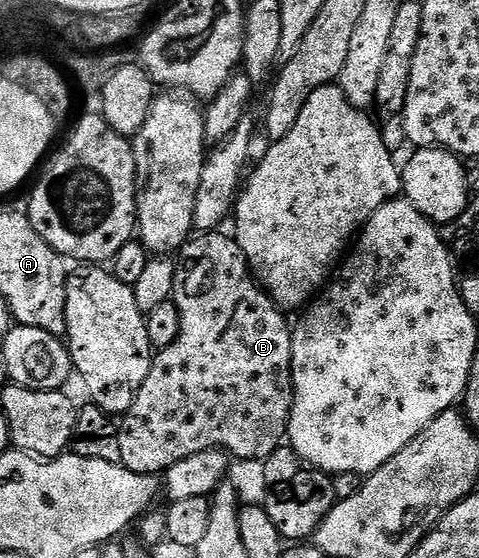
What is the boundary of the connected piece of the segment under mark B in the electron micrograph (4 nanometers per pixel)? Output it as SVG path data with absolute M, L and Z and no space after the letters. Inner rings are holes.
M203 233L198 237L192 238L190 241L183 244L181 250L177 255L177 262L175 263L175 294L173 296L173 302L177 305L177 309L179 310L180 317L180 329L179 336L177 337L177 341L173 345L169 345L165 348L165 350L158 352L152 358L151 368L149 369L149 377L145 377L145 385L141 385L141 389L137 393L137 397L133 401L133 405L129 405L129 409L124 415L118 420L117 426L119 429L119 444L121 445L121 457L119 458L119 462L123 464L123 466L128 467L130 471L133 473L137 473L138 475L154 475L156 477L162 476L167 472L173 465L177 465L181 461L185 461L189 458L190 455L196 455L197 453L201 453L202 451L213 451L220 450L226 451L228 456L234 457L236 460L241 459L260 459L262 461L269 460L271 454L274 453L275 450L278 449L279 446L284 446L286 437L287 437L287 426L289 425L289 417L291 416L291 396L293 394L291 390L291 333L292 328L287 327L287 319L288 316L284 314L280 308L275 306L274 301L271 300L271 296L267 294L266 291L263 290L262 287L259 286L254 275L251 274L251 268L247 265L247 259L243 255L243 250L239 248L238 243L235 242L234 238L230 234L223 235L224 233ZM203 259L220 259L220 263L211 263L207 267L207 263Z

